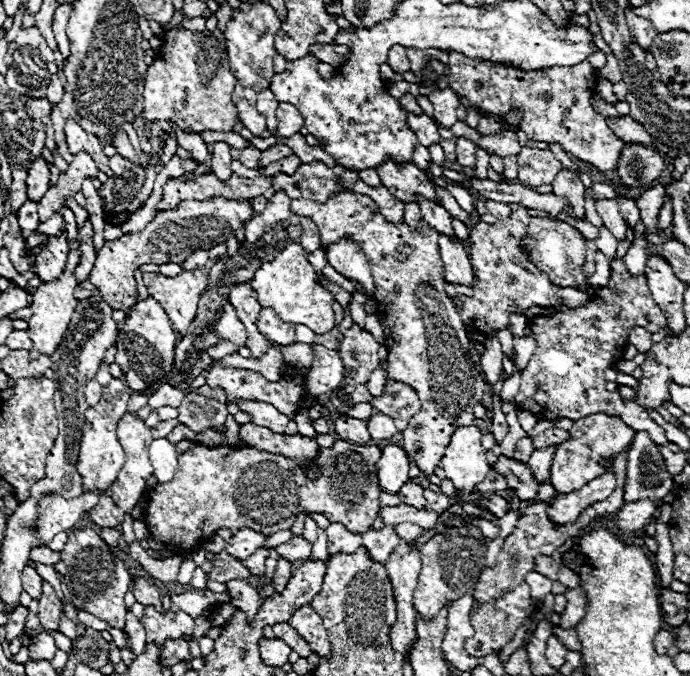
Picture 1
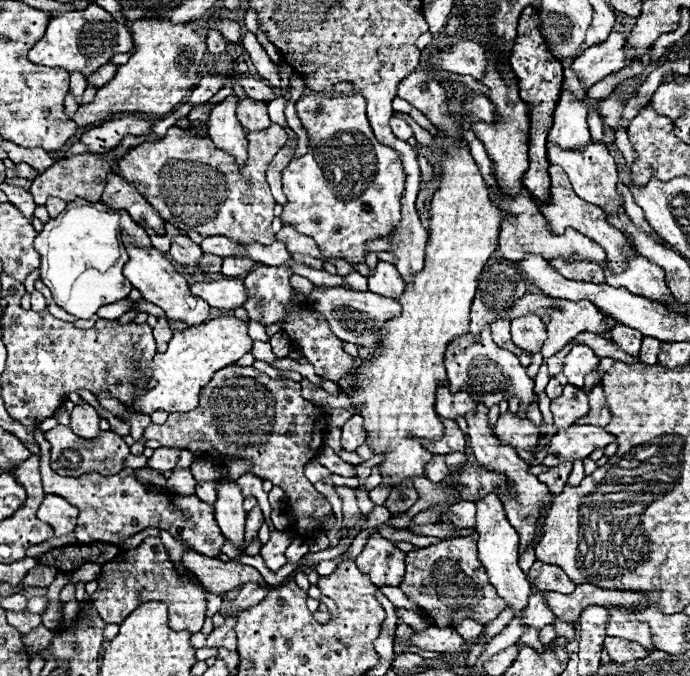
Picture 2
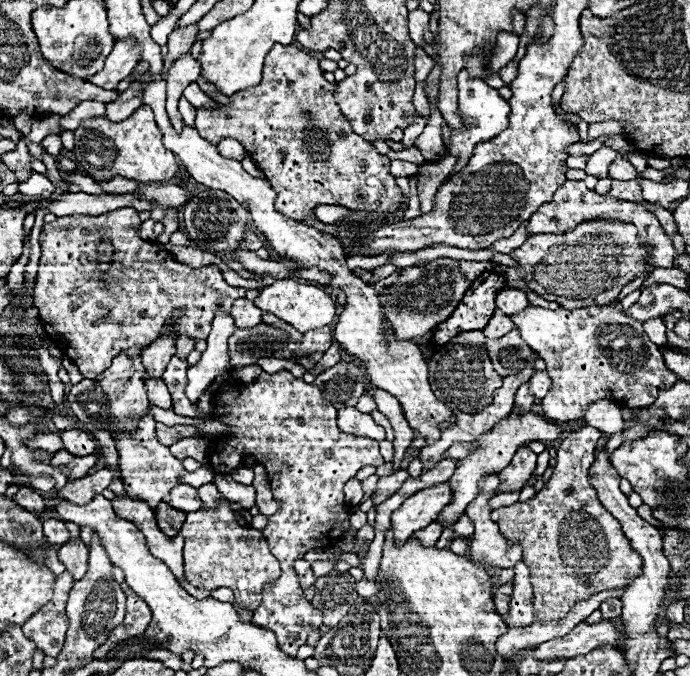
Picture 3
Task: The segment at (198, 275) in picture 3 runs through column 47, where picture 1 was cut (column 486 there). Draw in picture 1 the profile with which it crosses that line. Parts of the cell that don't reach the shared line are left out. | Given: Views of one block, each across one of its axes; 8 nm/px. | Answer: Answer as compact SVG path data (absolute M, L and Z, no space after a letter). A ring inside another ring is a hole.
M514 204L510 206L512 214L496 224L478 222L470 230L470 248L472 248L472 266L478 276L478 282L474 284L474 296L462 298L462 310L460 316L464 322L470 322L476 330L488 334L490 330L508 328L508 316L512 312L526 312L530 306L554 306L556 298L562 296L568 304L568 308L582 306L590 302L590 296L574 290L574 288L562 288L556 286L546 272L536 268L528 260L528 252L520 250L520 242L524 240L524 234L528 234L528 222L530 212Z

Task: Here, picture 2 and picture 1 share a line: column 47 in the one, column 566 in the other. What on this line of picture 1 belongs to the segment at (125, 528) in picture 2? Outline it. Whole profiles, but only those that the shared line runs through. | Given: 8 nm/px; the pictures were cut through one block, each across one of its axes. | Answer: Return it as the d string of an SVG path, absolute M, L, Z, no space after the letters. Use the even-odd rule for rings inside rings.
M590 414L576 420L574 426L568 430L568 434L572 434L572 438L564 446L558 446L554 462L552 462L552 470L550 470L550 480L554 488L564 494L580 490L590 480L602 476L604 468L600 468L598 460L624 452L630 446L636 432L630 426L626 426L622 418L608 416L608 414Z

